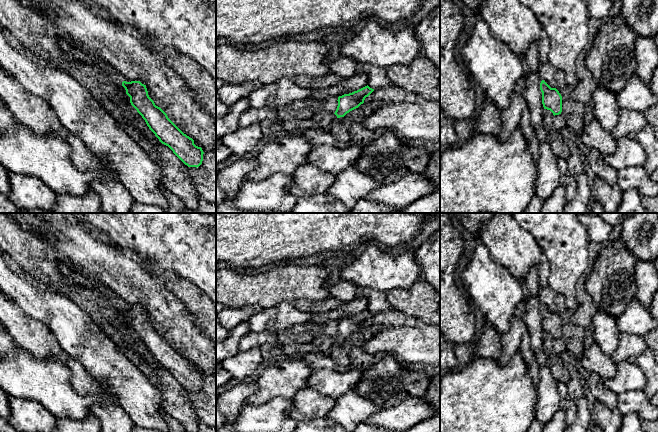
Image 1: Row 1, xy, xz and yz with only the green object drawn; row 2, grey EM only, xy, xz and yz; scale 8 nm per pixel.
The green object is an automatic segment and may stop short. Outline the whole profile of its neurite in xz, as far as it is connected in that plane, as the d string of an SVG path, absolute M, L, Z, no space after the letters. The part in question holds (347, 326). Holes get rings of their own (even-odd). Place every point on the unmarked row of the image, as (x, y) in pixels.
M368 309L354 315L349 318L344 318L338 321L338 330L334 337L320 336L315 339L312 343L318 348L319 352L325 356L330 354L332 346L340 341L344 341L350 335L358 332L364 327L366 321L368 321L374 313Z

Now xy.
M140 305L122 306L126 318L130 321L131 329L145 344L149 353L155 358L159 365L168 370L173 377L188 391L199 391L203 385L203 374L194 368L194 364L184 358L167 340L167 338L149 321L146 309Z

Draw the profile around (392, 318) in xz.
M390 309L388 311L375 313L364 326L368 325L382 325L385 328L396 328L401 326L415 326L422 325L416 318L408 316L405 313Z

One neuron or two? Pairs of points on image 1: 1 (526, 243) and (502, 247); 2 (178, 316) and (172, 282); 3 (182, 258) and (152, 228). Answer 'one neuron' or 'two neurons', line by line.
1: one neuron
2: two neurons
3: one neuron

